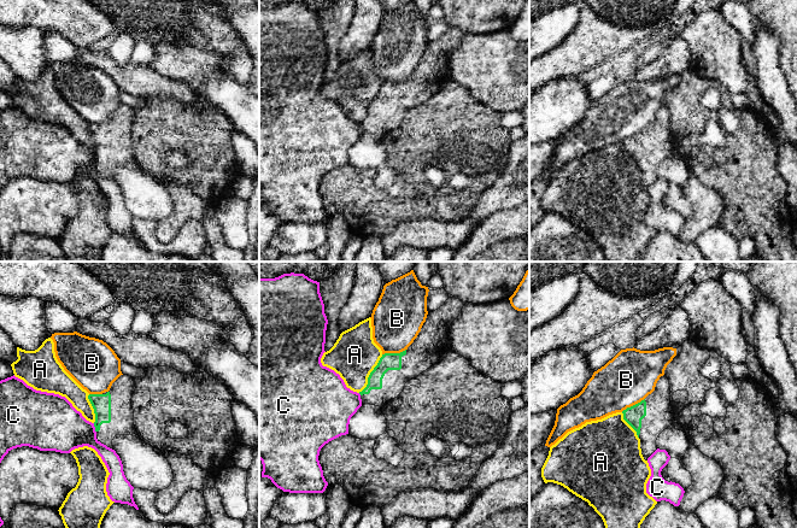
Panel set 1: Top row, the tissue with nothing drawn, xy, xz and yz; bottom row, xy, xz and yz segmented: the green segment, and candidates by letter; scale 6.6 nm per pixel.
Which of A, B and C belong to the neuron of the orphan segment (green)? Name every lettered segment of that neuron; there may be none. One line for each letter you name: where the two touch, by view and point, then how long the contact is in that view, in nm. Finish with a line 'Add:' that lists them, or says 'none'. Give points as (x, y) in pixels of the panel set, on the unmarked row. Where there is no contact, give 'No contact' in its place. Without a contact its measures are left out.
Add: none

